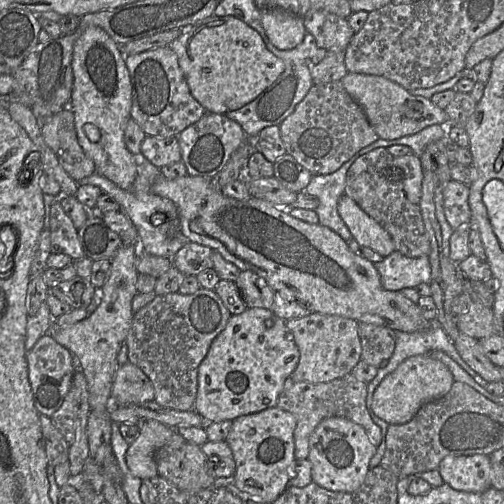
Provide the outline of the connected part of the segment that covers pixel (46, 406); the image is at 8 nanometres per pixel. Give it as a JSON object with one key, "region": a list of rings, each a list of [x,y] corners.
{"region":[[[50,335],[41,337],[26,355],[28,377],[34,398],[34,405],[40,414],[51,417],[62,405],[67,395],[77,364],[72,353]]]}

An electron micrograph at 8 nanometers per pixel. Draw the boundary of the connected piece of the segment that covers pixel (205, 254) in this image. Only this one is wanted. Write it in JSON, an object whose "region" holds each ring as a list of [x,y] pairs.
{"region":[[[188,242],[172,258],[172,265],[185,276],[197,276],[205,269],[213,268],[214,249]]]}

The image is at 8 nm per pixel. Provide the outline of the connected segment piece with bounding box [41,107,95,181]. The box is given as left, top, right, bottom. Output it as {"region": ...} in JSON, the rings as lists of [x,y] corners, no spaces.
{"region":[[[69,107],[45,119],[41,126],[43,139],[56,154],[59,163],[75,181],[95,173],[95,164],[77,140],[74,114]]]}

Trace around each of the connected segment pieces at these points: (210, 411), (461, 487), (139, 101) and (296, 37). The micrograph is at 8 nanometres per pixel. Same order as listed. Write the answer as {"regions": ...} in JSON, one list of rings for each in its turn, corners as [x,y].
{"regions":[[[[247,308],[240,314],[231,315],[223,331],[213,340],[207,355],[198,368],[198,388],[194,411],[209,422],[233,421],[239,416],[276,407],[278,397],[287,378],[297,367],[299,349],[286,320],[265,308]]],[[[450,455],[437,469],[443,481],[457,491],[484,492],[491,485],[491,463],[488,455]]],[[[170,47],[127,55],[124,61],[132,84],[130,118],[140,126],[146,136],[176,137],[205,115],[205,109],[191,95],[177,56]]],[[[280,9],[262,11],[261,25],[269,41],[280,50],[291,50],[305,35],[303,17]]]]}

